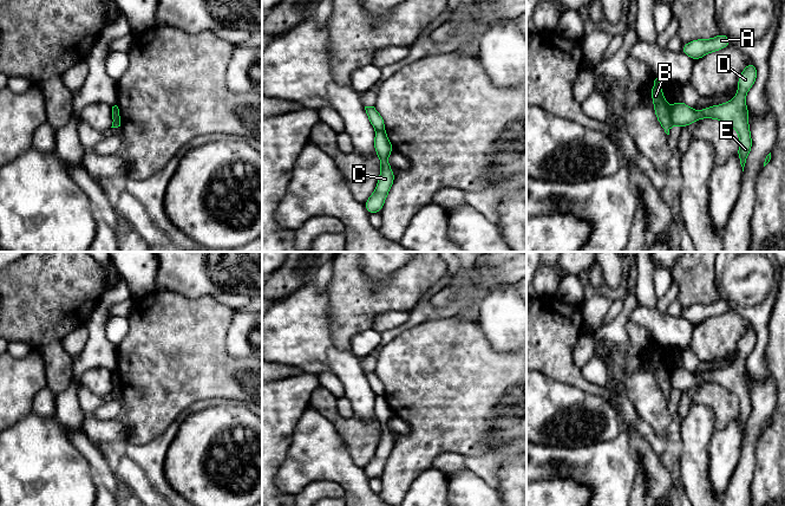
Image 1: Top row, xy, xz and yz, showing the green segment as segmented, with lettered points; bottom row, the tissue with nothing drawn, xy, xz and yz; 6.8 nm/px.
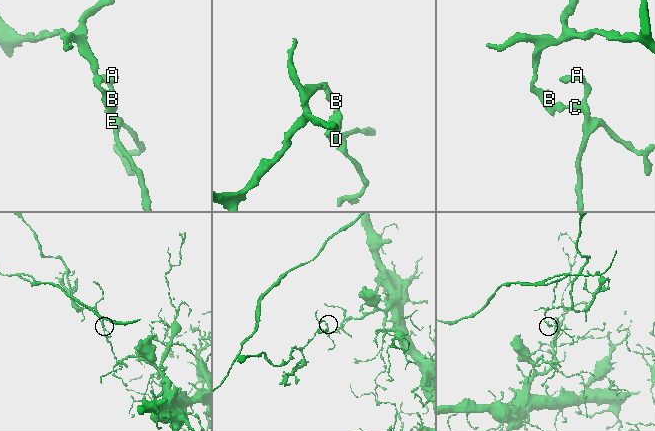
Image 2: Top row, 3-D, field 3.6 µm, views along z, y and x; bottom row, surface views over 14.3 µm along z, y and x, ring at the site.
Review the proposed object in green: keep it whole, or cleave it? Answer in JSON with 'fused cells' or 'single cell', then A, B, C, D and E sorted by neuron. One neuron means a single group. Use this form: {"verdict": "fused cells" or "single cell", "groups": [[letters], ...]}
{"verdict": "fused cells", "groups": [["A", "C", "D", "E"], ["B"]]}

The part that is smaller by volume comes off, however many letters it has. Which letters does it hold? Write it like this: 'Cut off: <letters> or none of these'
Cut off: B

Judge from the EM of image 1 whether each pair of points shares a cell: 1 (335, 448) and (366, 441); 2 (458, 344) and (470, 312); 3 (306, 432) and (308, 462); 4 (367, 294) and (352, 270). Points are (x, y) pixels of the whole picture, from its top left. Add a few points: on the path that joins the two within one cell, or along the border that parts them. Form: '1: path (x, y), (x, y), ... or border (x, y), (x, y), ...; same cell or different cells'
1: border (324, 416), (342, 436); different cells
2: border (456, 316), (463, 319), (477, 319); different cells
3: path (308, 439), (308, 455); same cell
4: path (361, 289), (352, 279), (352, 276); same cell

